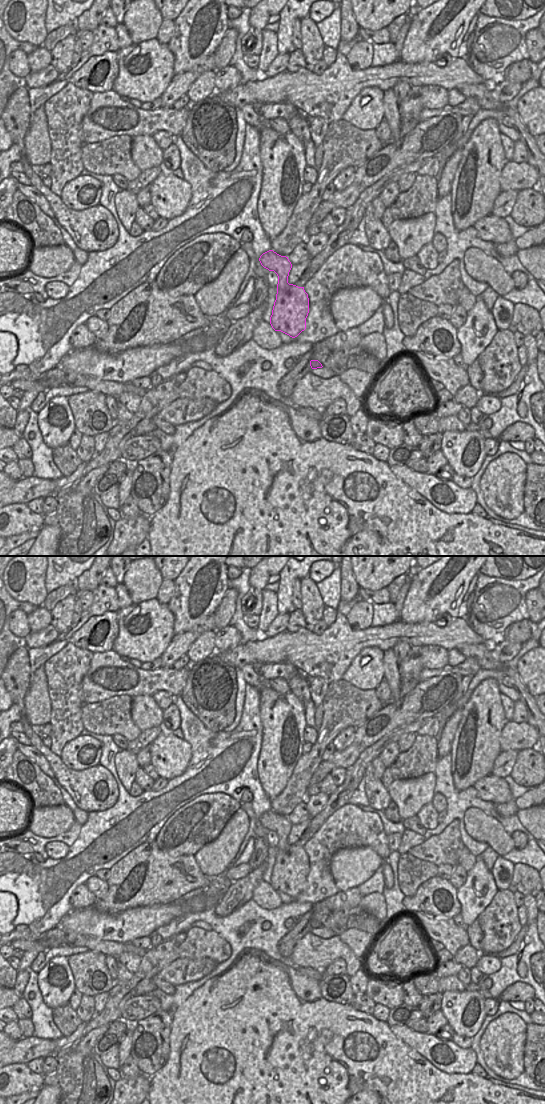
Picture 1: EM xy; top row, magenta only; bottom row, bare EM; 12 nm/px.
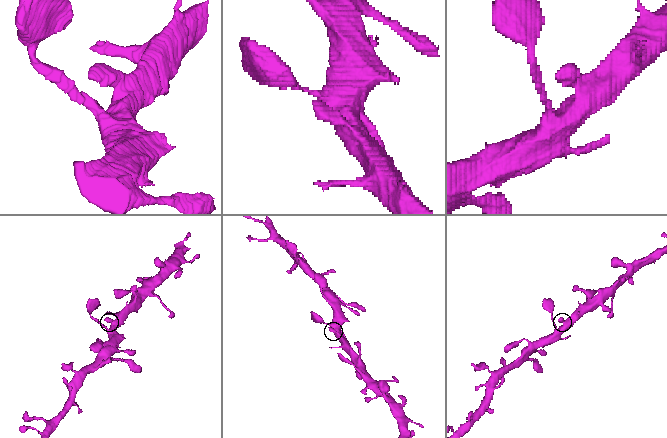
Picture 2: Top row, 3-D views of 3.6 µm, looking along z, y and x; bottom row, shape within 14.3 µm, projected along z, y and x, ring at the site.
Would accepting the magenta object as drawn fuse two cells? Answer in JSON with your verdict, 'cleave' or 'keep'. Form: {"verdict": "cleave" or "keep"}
{"verdict": "keep"}

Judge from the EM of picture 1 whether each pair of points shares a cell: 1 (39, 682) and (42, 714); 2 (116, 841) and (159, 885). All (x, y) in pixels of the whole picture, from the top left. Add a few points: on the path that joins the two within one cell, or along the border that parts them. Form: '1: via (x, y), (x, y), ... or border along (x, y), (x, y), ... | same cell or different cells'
1: via (39, 690), (39, 706) | same cell
2: border along (148, 842), (139, 844), (109, 868) | different cells

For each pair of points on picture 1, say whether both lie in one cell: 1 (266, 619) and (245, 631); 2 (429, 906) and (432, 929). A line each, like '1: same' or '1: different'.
1: different
2: different

